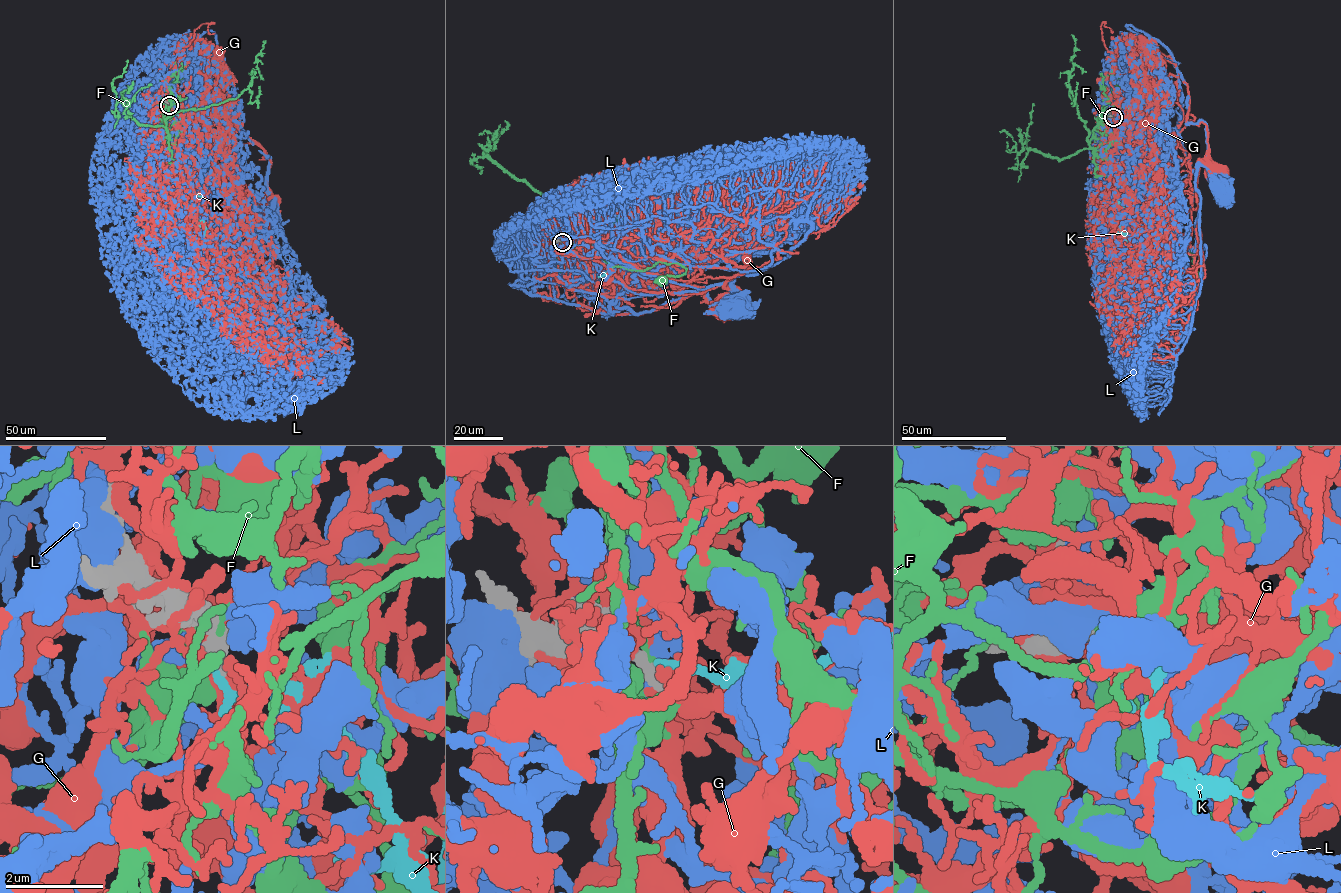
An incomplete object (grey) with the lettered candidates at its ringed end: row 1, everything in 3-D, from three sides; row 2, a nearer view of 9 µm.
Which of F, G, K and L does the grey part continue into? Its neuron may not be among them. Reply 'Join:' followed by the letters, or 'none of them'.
Join: none of them

